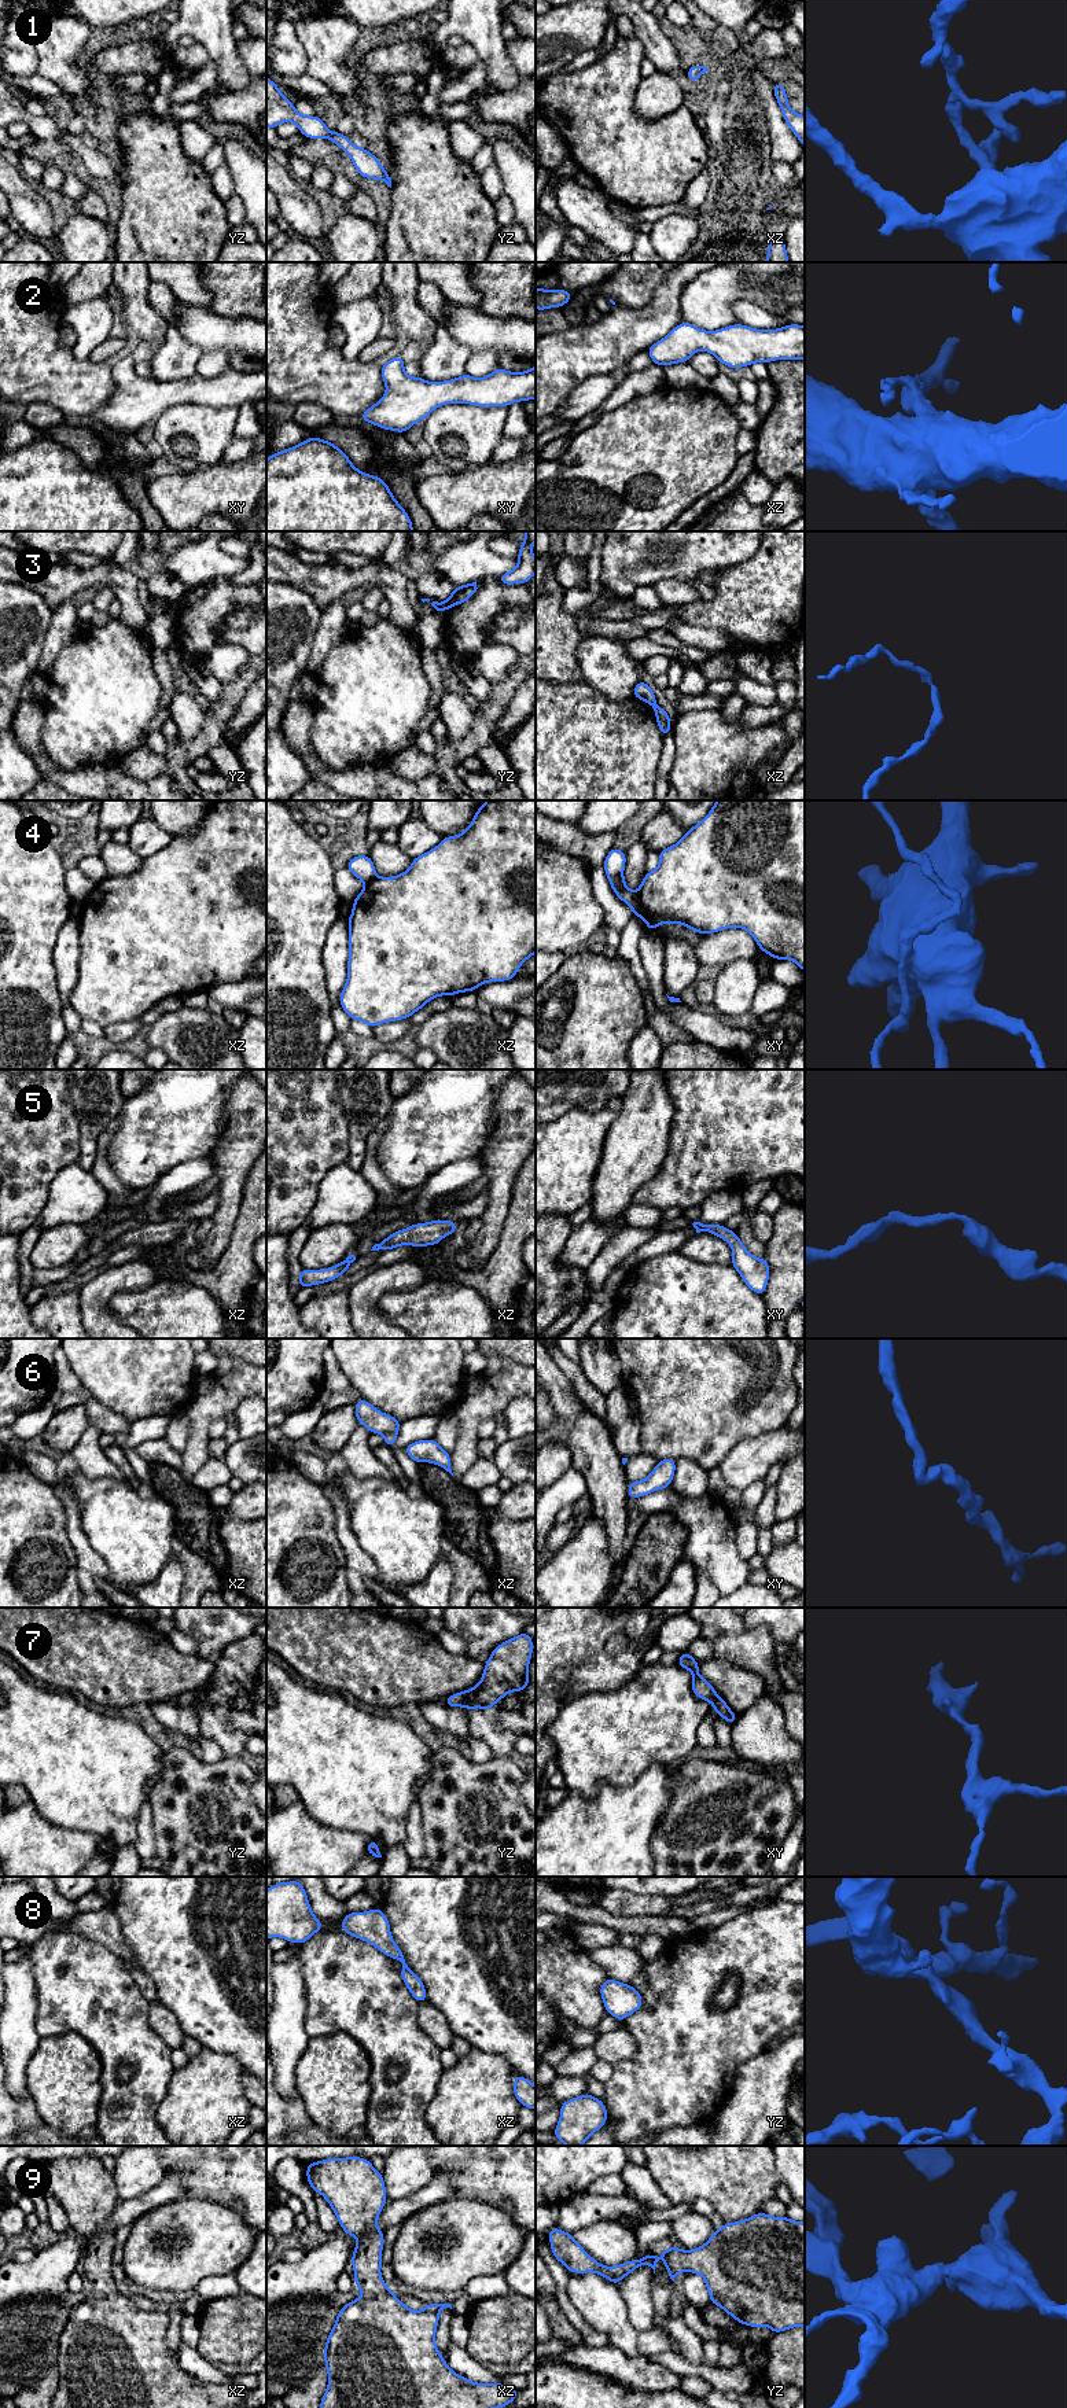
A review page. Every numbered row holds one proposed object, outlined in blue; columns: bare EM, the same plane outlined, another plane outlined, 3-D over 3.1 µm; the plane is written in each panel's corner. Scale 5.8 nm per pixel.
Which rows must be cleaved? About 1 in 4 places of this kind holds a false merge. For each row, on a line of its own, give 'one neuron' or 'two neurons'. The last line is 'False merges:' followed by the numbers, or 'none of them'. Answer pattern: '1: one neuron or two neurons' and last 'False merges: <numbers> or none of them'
1: one neuron
2: one neuron
3: two neurons
4: one neuron
5: one neuron
6: one neuron
7: one neuron
8: one neuron
9: one neuron
False merges: 3

